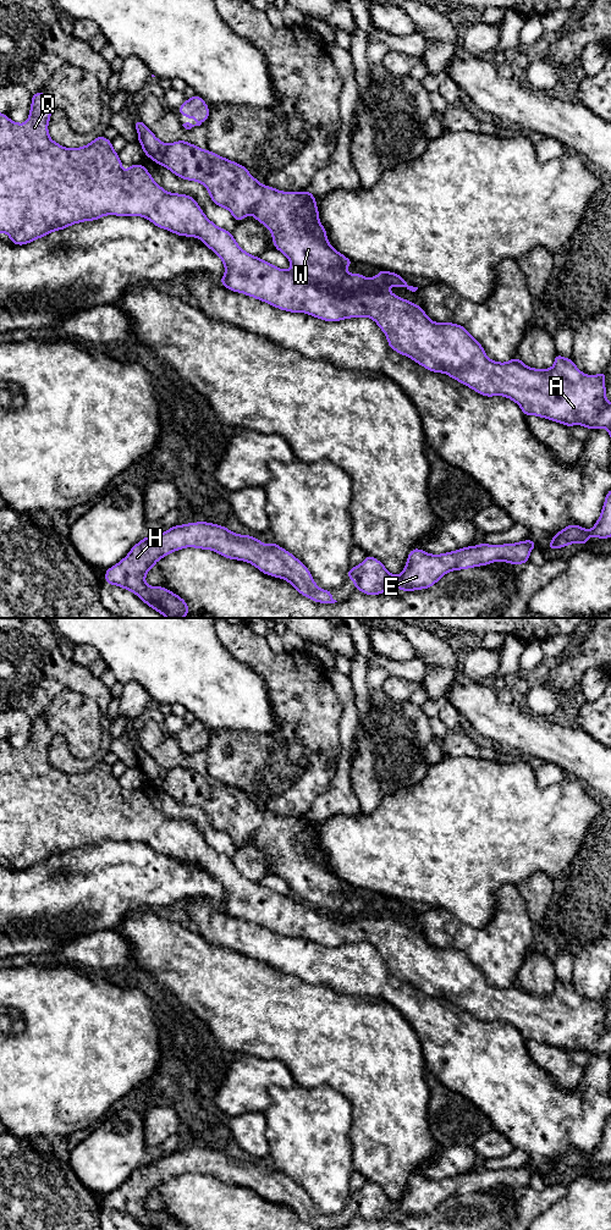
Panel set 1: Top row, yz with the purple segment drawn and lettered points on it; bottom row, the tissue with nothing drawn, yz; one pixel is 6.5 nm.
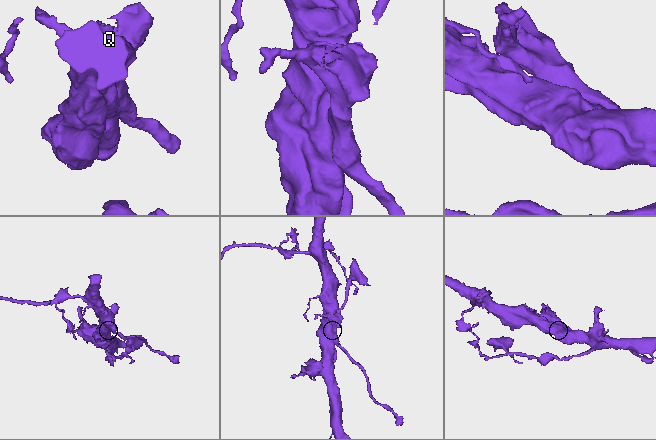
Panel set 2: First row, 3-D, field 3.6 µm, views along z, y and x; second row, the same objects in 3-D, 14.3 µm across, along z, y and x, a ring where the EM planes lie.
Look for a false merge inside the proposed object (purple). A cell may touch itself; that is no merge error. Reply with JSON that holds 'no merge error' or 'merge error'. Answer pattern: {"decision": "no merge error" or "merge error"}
{"decision": "merge error"}

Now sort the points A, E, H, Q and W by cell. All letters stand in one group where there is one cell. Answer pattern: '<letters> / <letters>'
A E H Q / W

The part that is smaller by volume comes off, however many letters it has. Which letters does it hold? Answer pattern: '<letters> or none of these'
W

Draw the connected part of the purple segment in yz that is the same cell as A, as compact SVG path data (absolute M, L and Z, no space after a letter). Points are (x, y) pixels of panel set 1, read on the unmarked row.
M44 717L33 719L26 749L13 748L0 738L0 857L5 857L11 868L28 870L54 856L105 840L143 842L178 861L199 864L222 886L225 901L219 905L230 916L281 936L306 938L325 947L370 943L387 963L391 975L430 997L444 998L483 1021L507 1022L521 1032L525 1042L538 1041L568 1053L605 1053L611 1061L611 1028L606 1026L605 997L589 1002L576 992L574 986L558 978L554 992L546 995L529 993L518 982L506 988L494 987L462 950L431 947L423 933L387 914L365 914L343 920L293 895L282 895L253 882L237 870L232 859L211 848L194 823L166 817L144 790L128 790L125 798L111 766L104 761L73 774L54 767L48 756L51 738Z

